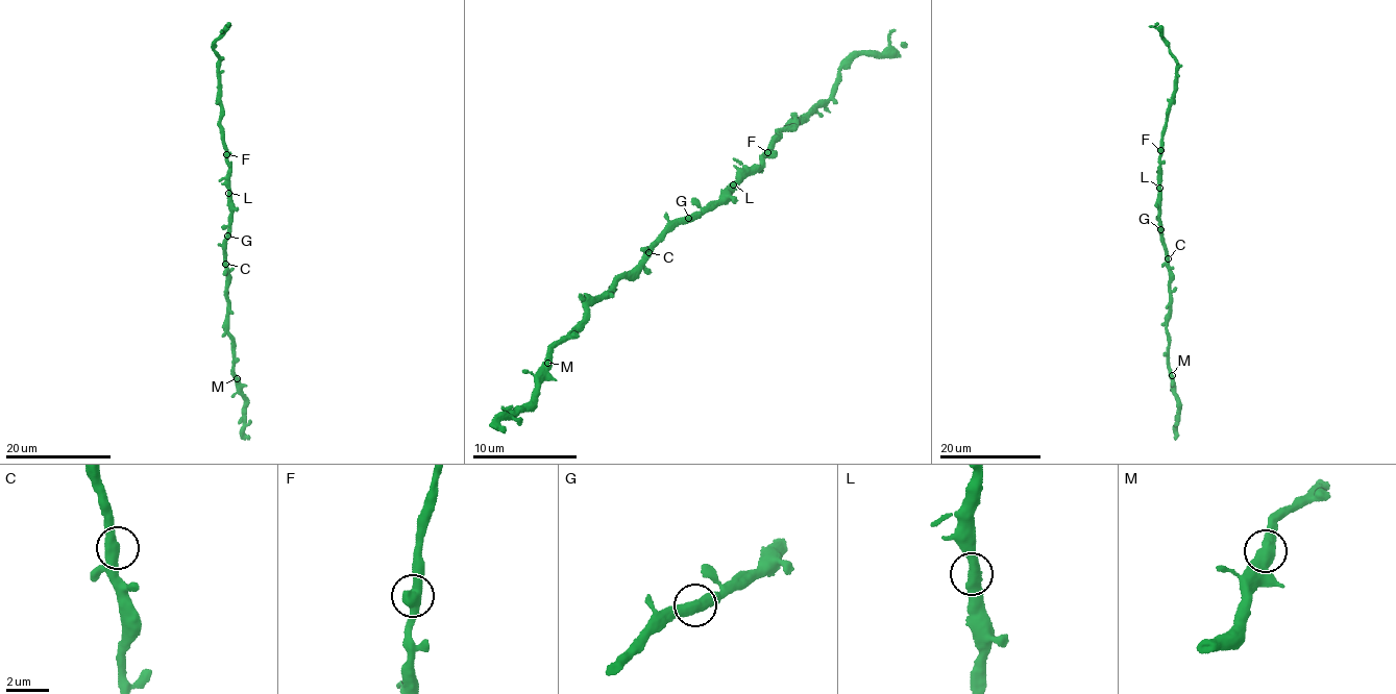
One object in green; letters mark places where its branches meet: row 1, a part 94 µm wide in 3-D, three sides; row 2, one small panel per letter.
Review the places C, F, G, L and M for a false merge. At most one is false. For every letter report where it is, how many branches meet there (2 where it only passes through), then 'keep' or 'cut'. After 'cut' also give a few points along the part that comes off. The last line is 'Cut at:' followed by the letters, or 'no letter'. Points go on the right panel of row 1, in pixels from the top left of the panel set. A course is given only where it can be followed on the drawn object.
C: place (1168, 258); branches 2; keep
F: place (1160, 150); branches 2; keep
G: place (1160, 229); branches 2; keep
L: place (1159, 188); branches 2; keep
M: place (1172, 375); branches 2; keep
Cut at: no letter

